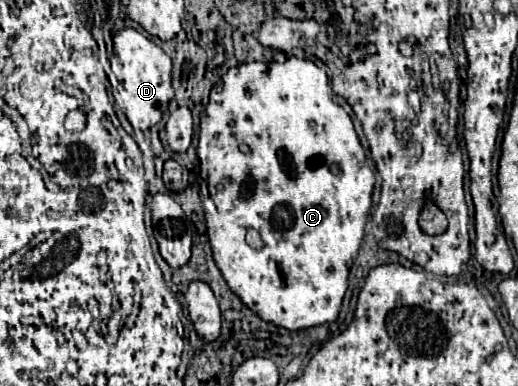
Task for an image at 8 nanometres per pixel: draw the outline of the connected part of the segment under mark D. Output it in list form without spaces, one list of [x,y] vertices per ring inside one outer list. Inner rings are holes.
[[[124,28],[113,36],[114,52],[110,56],[111,69],[118,80],[118,88],[112,90],[118,108],[126,114],[132,128],[148,130],[162,120],[168,102],[174,98],[174,88],[170,84],[172,60],[170,56],[152,40],[134,28]]]

